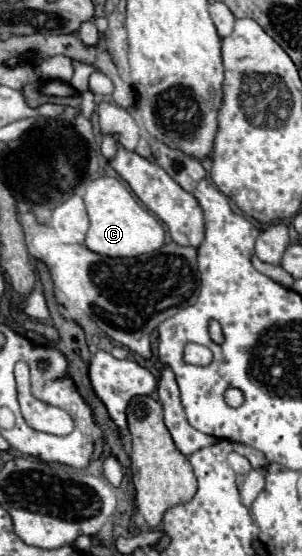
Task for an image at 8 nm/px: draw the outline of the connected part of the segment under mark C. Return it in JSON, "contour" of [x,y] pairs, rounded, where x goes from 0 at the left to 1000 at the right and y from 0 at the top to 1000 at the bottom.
{"contour":[[[325,318],[278,344],[278,365],[298,390],[298,412],[278,441],[331,459],[358,462],[457,462],[503,455],[543,441],[543,412],[530,397],[483,379],[437,351],[437,344],[377,318]]]}

